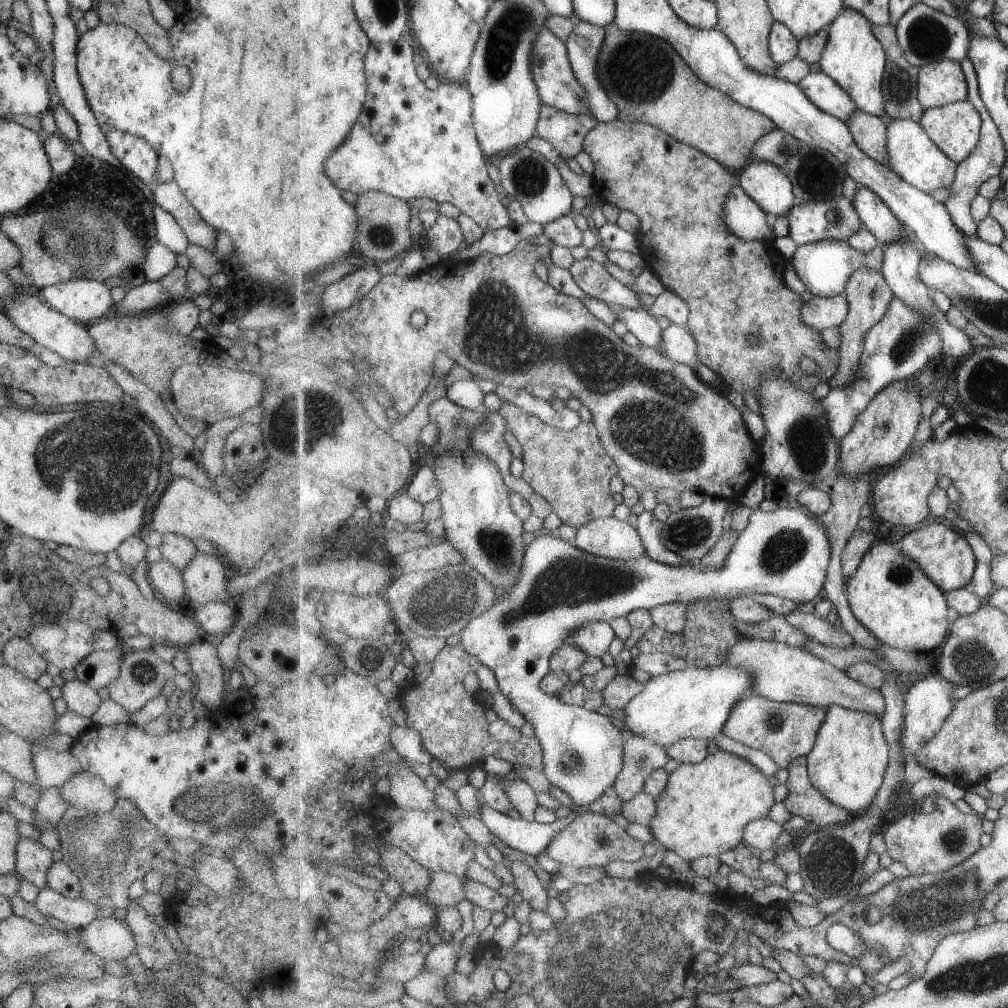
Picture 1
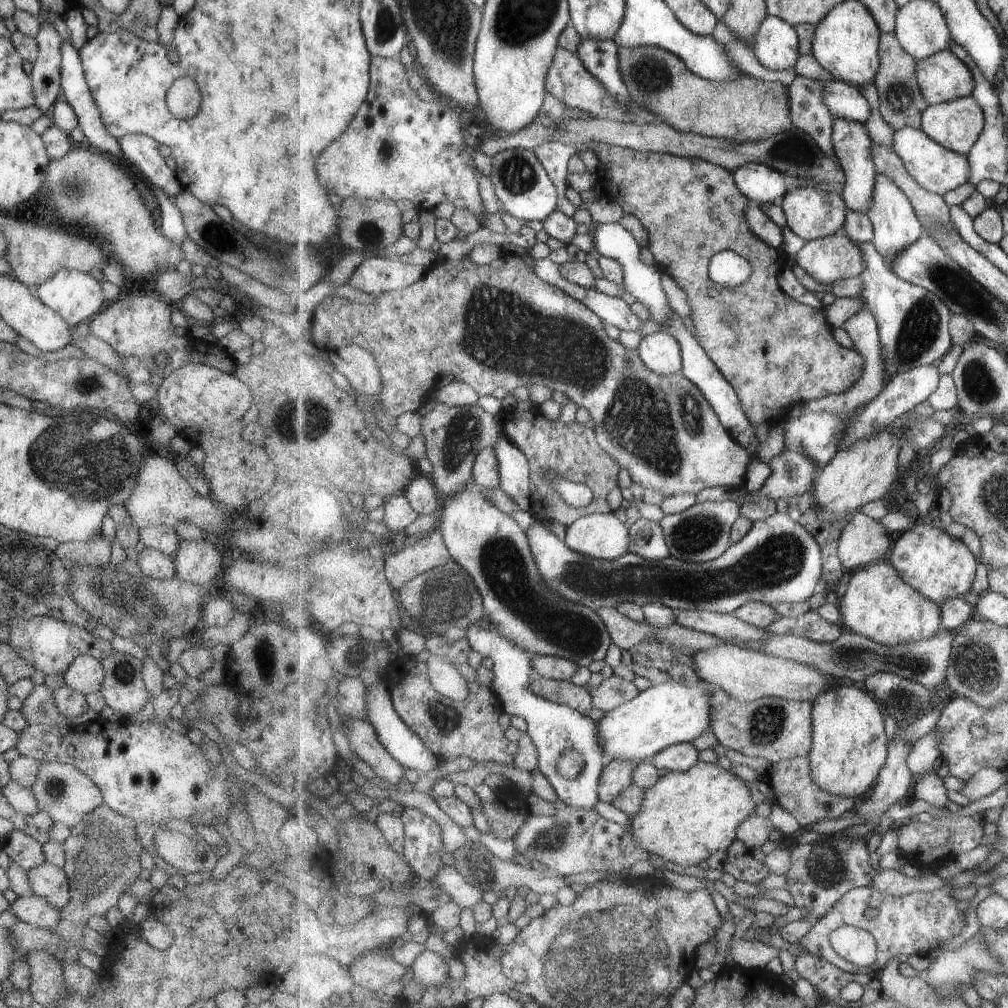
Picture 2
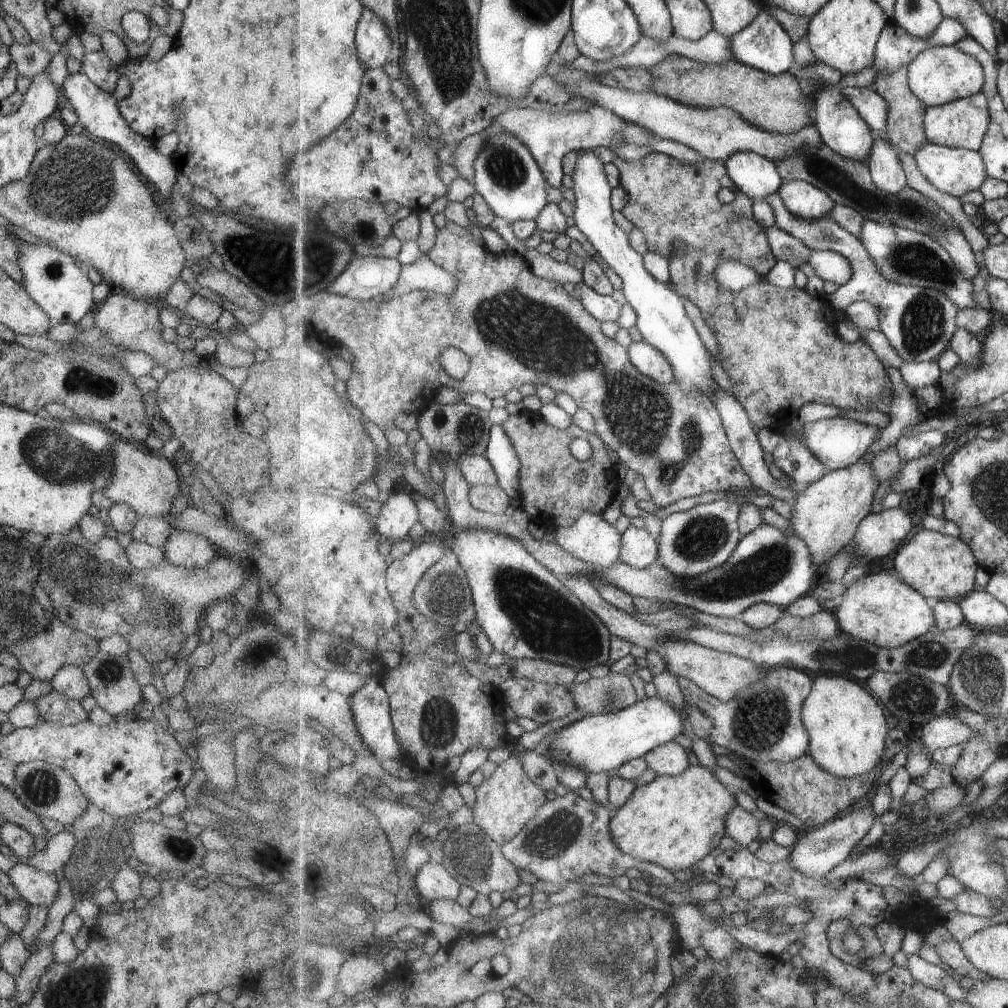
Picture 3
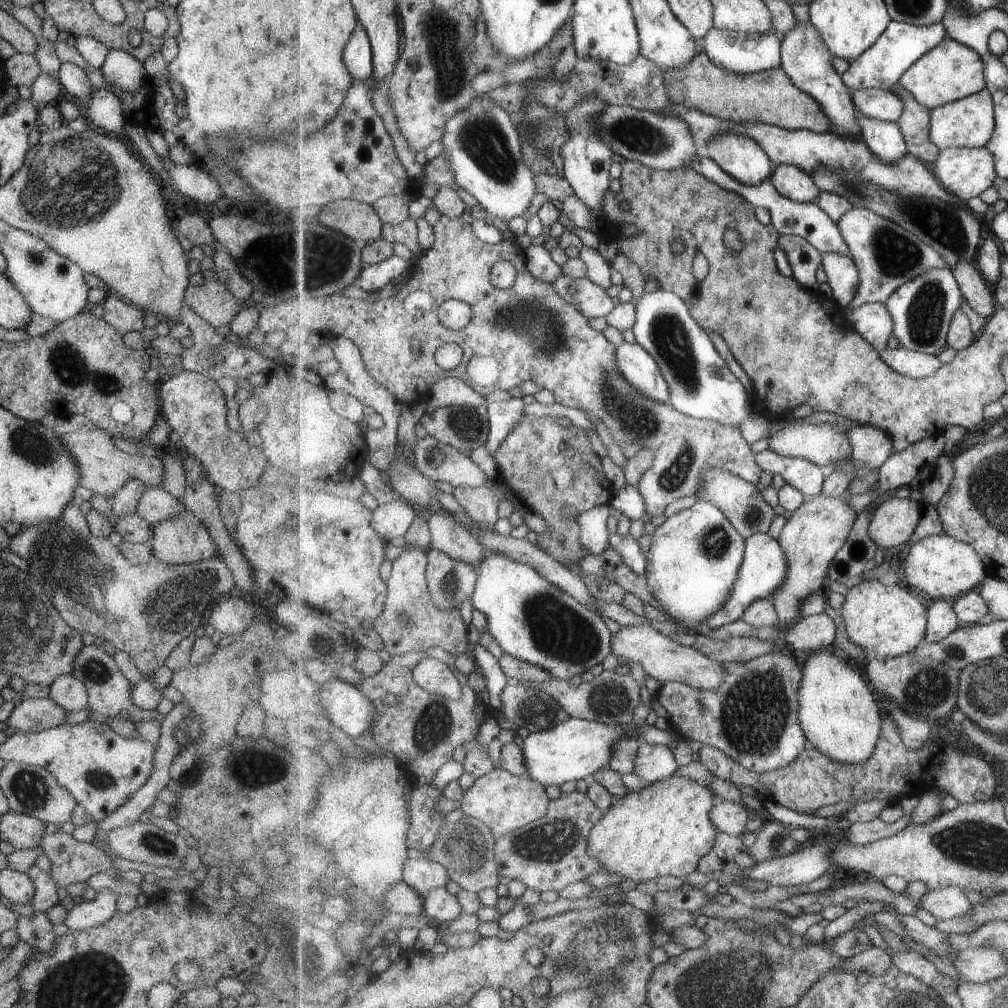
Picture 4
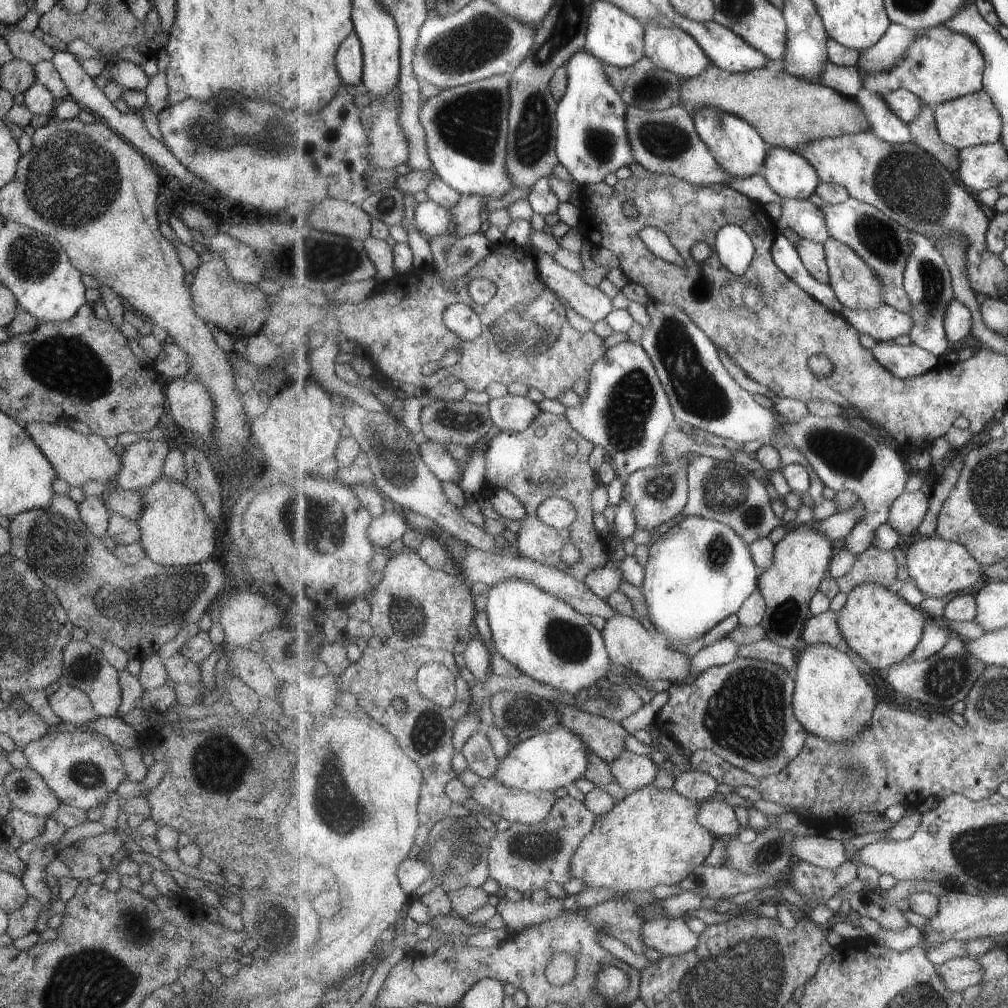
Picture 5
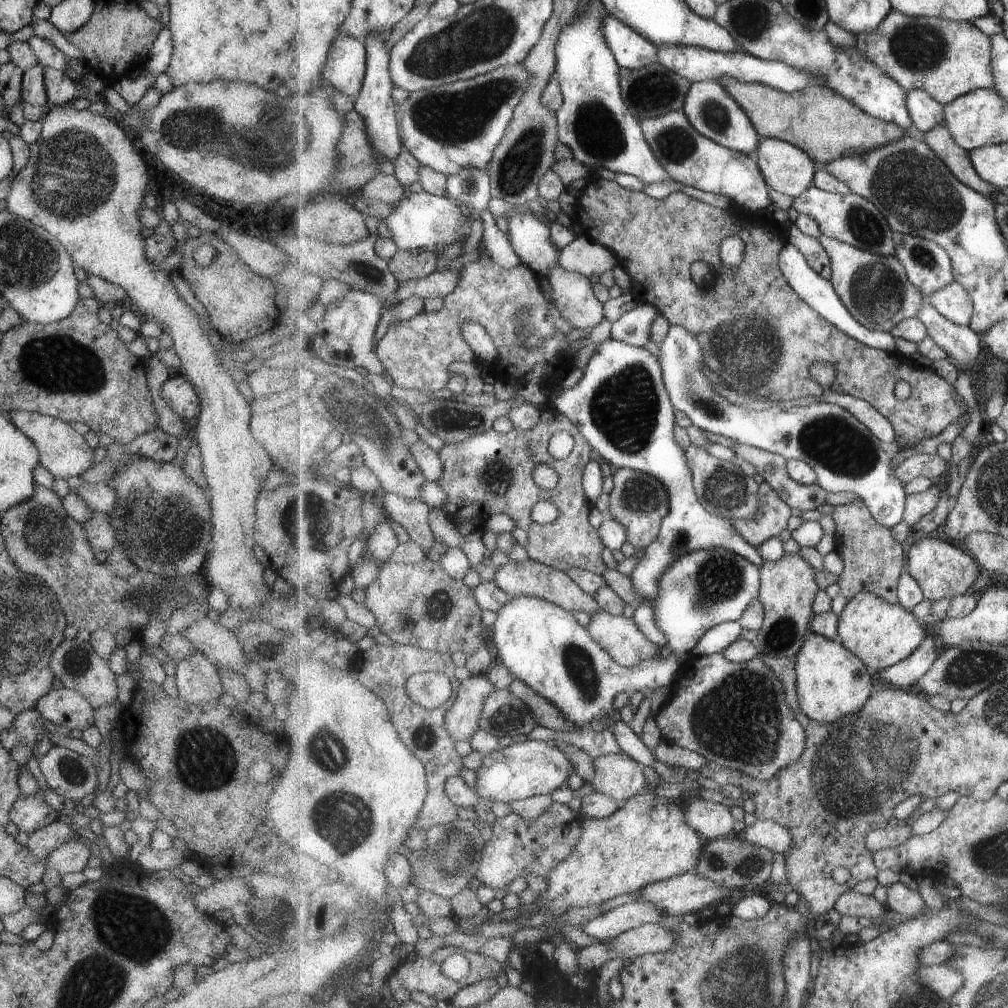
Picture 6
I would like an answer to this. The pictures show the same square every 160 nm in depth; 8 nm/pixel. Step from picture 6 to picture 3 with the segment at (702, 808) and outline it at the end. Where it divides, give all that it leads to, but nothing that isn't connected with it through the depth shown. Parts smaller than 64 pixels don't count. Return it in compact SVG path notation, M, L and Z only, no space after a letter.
M737 805L733 812L727 816L727 836L736 840L741 846L749 846L753 840L759 840L757 827L760 822L760 815L751 813Z

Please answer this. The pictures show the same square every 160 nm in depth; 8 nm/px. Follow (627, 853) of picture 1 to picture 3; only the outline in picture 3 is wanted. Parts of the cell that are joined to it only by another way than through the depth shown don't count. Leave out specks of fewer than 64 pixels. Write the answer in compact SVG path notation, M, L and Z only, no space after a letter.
M568 792L541 806L537 814L525 824L525 828L504 844L502 849L506 859L518 869L532 872L542 882L554 885L566 886L585 874L602 874L613 878L624 874L629 868L636 868L656 877L669 889L687 891L671 871L628 855L617 846L611 832L613 816L614 811L610 806L585 800L577 792Z

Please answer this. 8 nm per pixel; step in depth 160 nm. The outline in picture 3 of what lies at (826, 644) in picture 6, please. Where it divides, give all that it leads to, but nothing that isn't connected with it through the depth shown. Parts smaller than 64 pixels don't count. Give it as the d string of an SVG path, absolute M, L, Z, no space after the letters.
M837 674L819 675L814 680L813 690L804 704L803 723L810 735L809 753L829 774L835 774L839 778L855 778L871 772L885 760L883 754L885 754L889 724L885 718L885 710L864 682Z

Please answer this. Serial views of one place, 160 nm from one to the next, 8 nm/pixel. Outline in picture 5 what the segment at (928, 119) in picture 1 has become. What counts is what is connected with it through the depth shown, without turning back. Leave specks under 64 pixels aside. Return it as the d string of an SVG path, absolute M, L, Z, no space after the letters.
M983 88L935 107L936 121L941 138L955 148L966 149L970 146L994 143L1000 140L1004 129L1003 119L994 99Z

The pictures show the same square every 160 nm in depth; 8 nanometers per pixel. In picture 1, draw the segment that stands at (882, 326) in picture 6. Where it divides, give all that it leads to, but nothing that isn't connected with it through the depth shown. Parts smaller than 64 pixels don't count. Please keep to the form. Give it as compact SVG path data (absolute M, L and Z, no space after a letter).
M821 240L799 246L793 257L789 260L795 266L796 273L807 286L807 290L812 295L819 297L835 297L845 294L847 284L855 274L855 270L861 266L881 270L885 260L885 250L882 246L877 246L869 254L857 251L844 240Z

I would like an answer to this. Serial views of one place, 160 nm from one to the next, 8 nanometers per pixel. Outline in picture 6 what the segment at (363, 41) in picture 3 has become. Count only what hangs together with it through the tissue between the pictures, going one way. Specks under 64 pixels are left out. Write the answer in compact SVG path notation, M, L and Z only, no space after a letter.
M338 34L331 43L327 58L322 72L324 82L350 98L358 97L368 69L368 52L364 42Z

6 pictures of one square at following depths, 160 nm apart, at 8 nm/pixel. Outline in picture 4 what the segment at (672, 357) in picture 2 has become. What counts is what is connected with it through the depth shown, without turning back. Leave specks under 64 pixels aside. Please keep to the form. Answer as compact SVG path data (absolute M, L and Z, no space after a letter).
M639 342L622 343L617 350L617 362L623 378L627 378L645 396L670 401L670 387L661 371L659 362Z

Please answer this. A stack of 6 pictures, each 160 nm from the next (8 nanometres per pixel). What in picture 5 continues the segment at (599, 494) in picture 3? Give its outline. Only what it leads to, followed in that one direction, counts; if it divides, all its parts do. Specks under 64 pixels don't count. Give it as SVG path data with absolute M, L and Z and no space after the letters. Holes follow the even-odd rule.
M542 411L533 424L523 432L500 432L491 439L485 453L486 474L485 480L493 484L494 488L511 490L516 498L519 498L527 508L527 518L523 520L521 532L519 532L519 550L525 556L531 556L533 560L539 560L545 566L557 568L571 578L585 583L585 578L591 572L607 566L610 562L607 541L597 534L597 528L593 524L595 515L593 507L593 492L599 482L595 470L591 468L591 456L595 450L595 444L583 438L571 425L571 422L563 415L555 415ZM549 498L569 499L577 510L577 520L568 528L549 528L543 530L543 546L533 546L533 528L535 524L545 524L539 519L539 506ZM567 542L573 542L581 552L581 560L577 564L565 564L561 558L561 550ZM561 544L561 546L551 546Z

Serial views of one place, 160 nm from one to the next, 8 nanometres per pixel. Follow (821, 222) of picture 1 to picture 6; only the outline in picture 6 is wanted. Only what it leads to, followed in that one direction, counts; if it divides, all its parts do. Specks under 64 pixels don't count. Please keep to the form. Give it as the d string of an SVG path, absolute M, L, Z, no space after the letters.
M764 137L756 153L767 184L793 198L812 186L820 167L807 151L778 138Z

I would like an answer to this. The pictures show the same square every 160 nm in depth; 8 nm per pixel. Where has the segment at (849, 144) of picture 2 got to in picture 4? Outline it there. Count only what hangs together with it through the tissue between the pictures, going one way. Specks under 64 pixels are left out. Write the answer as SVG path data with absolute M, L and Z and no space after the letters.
M810 21L799 22L783 38L782 68L800 90L811 94L811 97L819 102L820 108L823 108L823 112L829 116L833 124L832 132L837 136L857 136L857 134L862 136L863 128L857 120L857 108L852 98L852 91L843 82L842 76L835 71L833 56L817 28Z

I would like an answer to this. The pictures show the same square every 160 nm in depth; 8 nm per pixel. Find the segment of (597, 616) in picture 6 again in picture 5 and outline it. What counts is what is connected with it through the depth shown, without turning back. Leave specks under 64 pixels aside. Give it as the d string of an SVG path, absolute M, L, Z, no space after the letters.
M617 614L606 620L602 630L603 637L609 652L611 662L623 671L623 666L629 666L635 670L639 680L646 680L648 683L656 680L667 680L671 684L678 682L695 682L698 677L693 672L693 657L688 658L687 654L679 647L668 645L662 640L655 640L647 632L647 628L635 618Z

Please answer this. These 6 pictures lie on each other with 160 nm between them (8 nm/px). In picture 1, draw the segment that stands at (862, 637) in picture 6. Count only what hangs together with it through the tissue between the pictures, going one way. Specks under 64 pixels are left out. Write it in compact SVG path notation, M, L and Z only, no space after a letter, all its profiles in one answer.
M885 540L876 541L873 546L867 550L867 554L863 558L859 569L848 579L847 591L849 596L849 601L851 604L851 609L853 613L881 640L881 643L891 648L899 648L901 650L907 650L907 652L915 652L921 654L927 654L931 650L935 650L938 646L941 646L943 642L945 643L945 638L947 640L954 616L952 614L952 609L949 607L946 592L943 591L935 582L927 576L927 572L923 572L923 566L919 564L919 560L913 560L909 554L903 554L903 550L895 543L889 543Z

